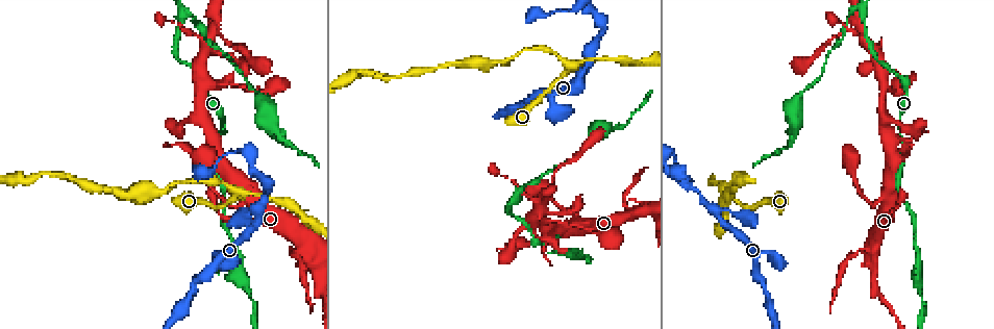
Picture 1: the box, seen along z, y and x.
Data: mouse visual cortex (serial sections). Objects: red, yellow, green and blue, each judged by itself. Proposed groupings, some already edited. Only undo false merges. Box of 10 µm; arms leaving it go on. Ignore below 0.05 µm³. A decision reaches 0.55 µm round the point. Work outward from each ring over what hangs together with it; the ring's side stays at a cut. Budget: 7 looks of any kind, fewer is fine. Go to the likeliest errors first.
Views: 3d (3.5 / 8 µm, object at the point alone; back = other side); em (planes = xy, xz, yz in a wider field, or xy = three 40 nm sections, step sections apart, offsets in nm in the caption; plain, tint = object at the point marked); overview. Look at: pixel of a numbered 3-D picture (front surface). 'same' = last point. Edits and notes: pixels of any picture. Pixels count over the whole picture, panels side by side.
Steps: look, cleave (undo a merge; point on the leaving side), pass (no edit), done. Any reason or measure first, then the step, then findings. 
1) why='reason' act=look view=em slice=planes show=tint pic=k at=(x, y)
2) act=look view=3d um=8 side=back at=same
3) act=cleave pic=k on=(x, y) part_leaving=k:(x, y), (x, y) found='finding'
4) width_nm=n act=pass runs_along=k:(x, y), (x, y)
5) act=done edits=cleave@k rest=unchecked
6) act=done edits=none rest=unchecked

act=look view=3d um=3.5 pic=1 at=(717, 215)

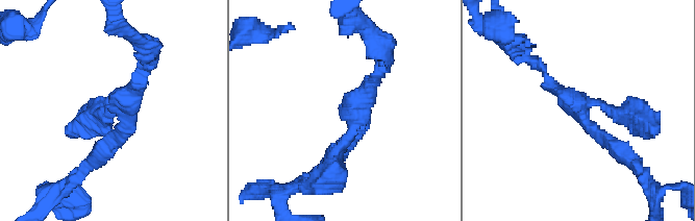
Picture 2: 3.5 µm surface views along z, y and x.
arms=3 arm_widths_nm=150,150,200 act=look view=em slice=xy step=5 show=tint pic=2 at=(578, 112)

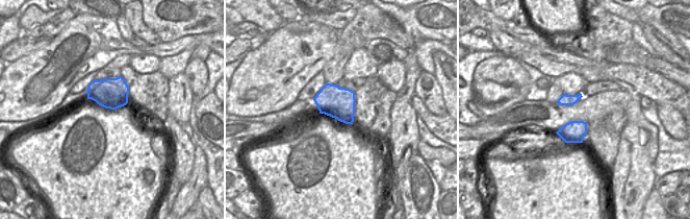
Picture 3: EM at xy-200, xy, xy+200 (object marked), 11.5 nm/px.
act=pass runs_along=2:(622, 152), (593, 129), (535, 63) found='one cell here'

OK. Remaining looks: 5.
act=look view=3d um=3.5 pic=1 at=(175, 29)

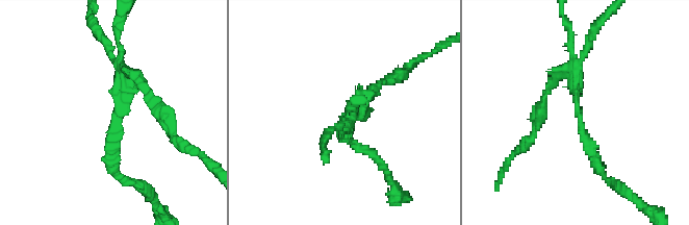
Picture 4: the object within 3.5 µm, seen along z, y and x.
arms=3 arm_widths_nm=150,150,200 why='need the tissue' act=look view=em slice=xy step=2 show=tint pic=4 at=(117, 115)

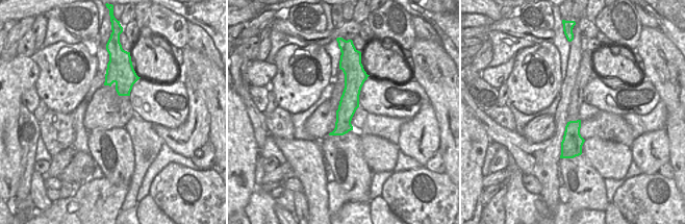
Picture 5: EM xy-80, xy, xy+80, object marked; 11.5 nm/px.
act=cleave pic=4 on=(543, 99) found='a second cell is stuck on'

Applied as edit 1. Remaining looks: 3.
act=look view=3d um=3.5 side=back pic=1 at=(634, 213)

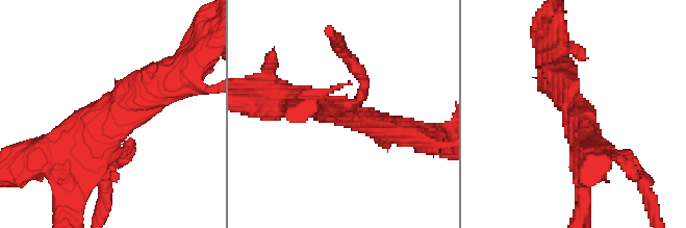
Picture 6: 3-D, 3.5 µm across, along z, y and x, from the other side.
act=look view=em slice=planes show=plain pic=6 at=(105, 128)

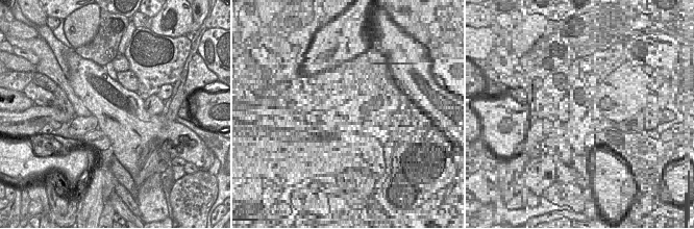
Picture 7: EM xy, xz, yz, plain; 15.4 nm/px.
act=look view=em slice=planes show=tint at=same

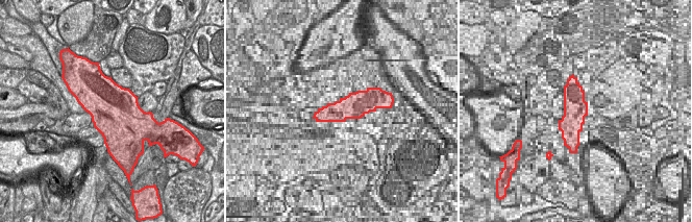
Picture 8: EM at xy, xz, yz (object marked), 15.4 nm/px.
act=cleave pic=6 on=(357, 67) part_leaving=6:(358, 100), (364, 79), (338, 42) found='two cells meet here'

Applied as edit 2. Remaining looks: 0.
act=done edits=cleave@4,cleave@6 rest=unchecked

